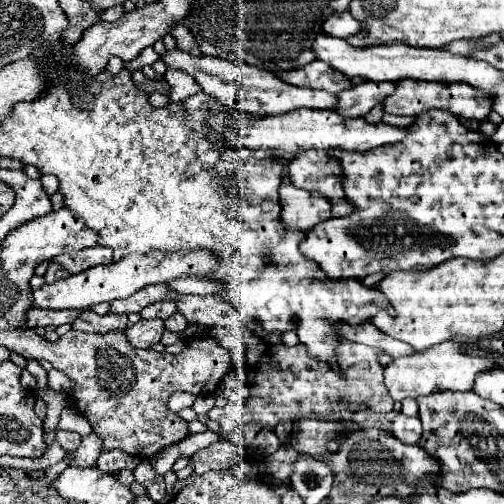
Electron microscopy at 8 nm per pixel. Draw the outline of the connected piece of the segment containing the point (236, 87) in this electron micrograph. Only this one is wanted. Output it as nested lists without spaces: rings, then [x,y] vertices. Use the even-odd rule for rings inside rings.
[[[169,50],[161,58],[167,66],[185,70],[191,74],[203,88],[205,94],[219,100],[223,106],[239,112],[249,114],[283,114],[295,108],[321,108],[321,110],[333,110],[337,104],[337,98],[329,92],[321,90],[307,90],[307,88],[295,88],[285,82],[281,82],[273,72],[257,66],[239,66],[231,60],[215,58],[215,56],[193,56],[189,52],[181,50]]]

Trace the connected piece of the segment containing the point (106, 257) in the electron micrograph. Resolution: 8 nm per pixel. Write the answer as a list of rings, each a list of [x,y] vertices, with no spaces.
[[[97,244],[97,246],[91,246],[91,248],[75,250],[73,256],[61,254],[55,260],[65,270],[69,270],[69,274],[79,274],[79,272],[93,268],[93,266],[99,266],[99,264],[111,264],[113,262],[113,250]]]

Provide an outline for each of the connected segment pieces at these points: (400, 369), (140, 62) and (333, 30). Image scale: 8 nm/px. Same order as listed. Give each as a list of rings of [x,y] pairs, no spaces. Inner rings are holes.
[[[447,340],[433,348],[427,348],[425,352],[415,352],[413,356],[395,358],[385,368],[385,388],[393,396],[393,400],[399,400],[399,402],[407,396],[419,398],[419,396],[427,396],[427,394],[443,392],[443,390],[471,390],[475,374],[483,370],[491,370],[495,366],[497,364],[489,358],[461,354],[457,344]]]
[[[152,47],[145,48],[141,54],[131,62],[125,64],[125,68],[129,71],[141,70],[145,65],[152,65],[160,56]]]
[[[335,12],[323,22],[323,30],[337,38],[349,38],[361,30],[361,24],[349,12]]]

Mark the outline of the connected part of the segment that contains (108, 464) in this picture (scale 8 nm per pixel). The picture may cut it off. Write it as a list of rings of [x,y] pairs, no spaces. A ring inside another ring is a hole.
[[[103,450],[99,454],[99,460],[97,460],[97,468],[105,474],[113,474],[121,468],[133,470],[137,464],[139,464],[139,458],[131,456],[131,454],[125,454],[123,450]]]

